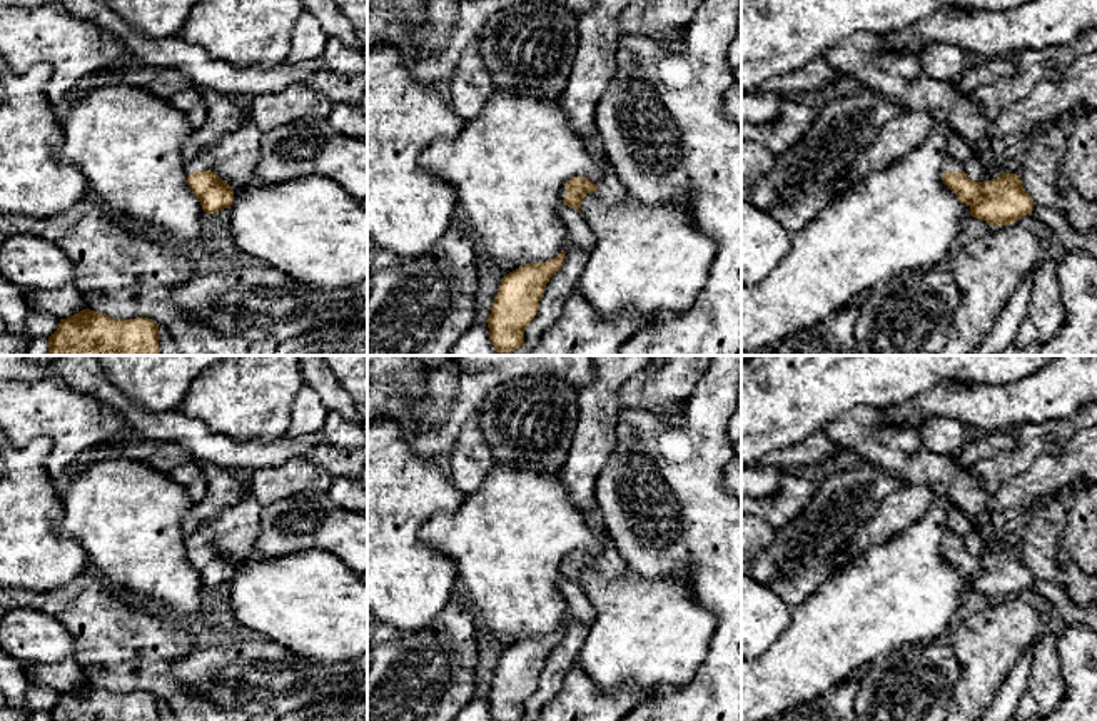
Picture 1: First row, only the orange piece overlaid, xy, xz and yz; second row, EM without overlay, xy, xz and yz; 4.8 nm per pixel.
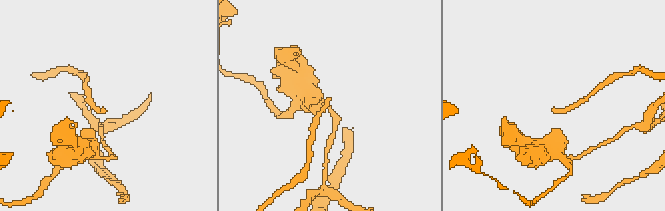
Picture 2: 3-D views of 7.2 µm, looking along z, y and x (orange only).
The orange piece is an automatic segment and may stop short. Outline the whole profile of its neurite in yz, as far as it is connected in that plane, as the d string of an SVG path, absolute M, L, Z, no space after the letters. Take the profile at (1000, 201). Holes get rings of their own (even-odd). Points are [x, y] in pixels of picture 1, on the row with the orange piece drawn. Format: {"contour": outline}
{"contour": "M948 155L942 180L962 204L970 207L972 217L985 220L990 227L1014 224L1024 215L1032 215L1035 202L1017 174L1000 174L987 182L973 182Z"}

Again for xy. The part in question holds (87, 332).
{"contour": "M83 309L60 319L47 355L160 355L159 324L147 317L112 319Z"}

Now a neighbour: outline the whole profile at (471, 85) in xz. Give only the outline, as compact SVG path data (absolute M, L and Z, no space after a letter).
M476 42L461 52L449 88L452 107L464 120L476 118L493 95L496 85L486 70Z

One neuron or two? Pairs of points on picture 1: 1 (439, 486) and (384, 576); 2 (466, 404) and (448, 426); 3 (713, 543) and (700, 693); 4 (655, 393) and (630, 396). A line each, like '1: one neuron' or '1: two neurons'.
1: one neuron
2: one neuron
3: one neuron
4: one neuron

